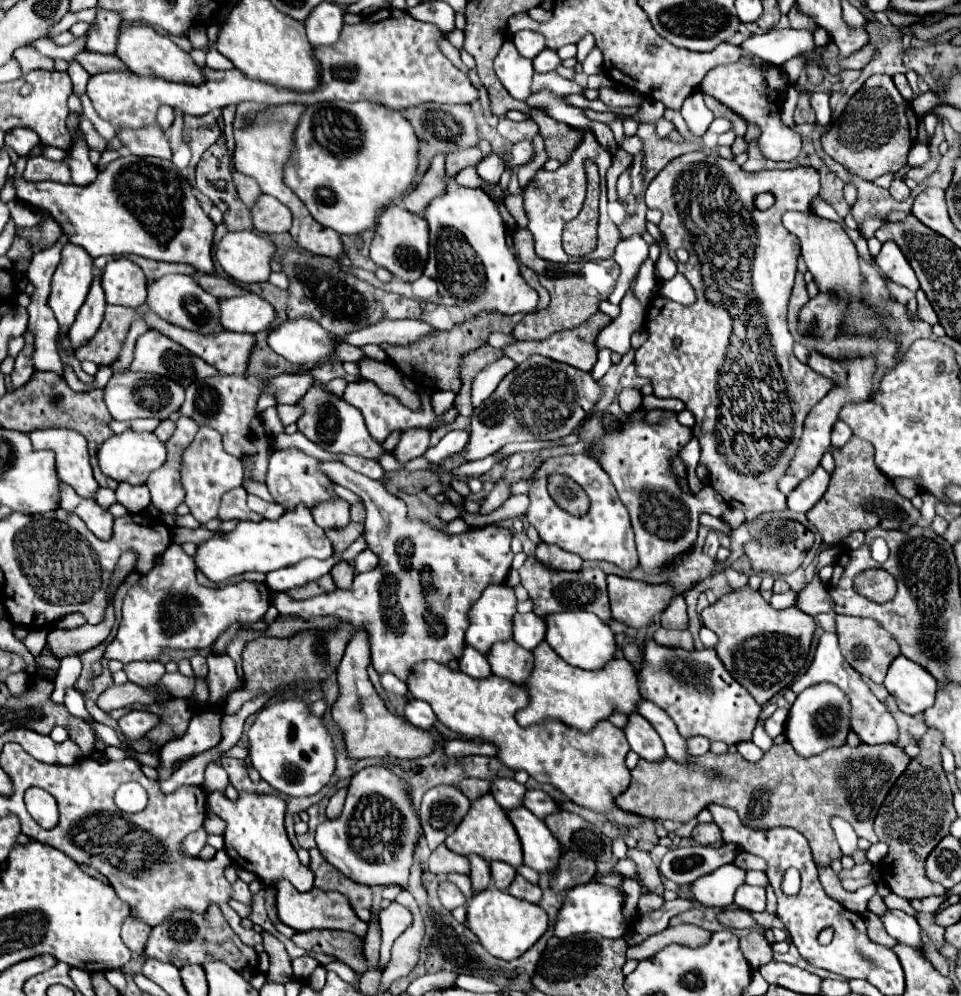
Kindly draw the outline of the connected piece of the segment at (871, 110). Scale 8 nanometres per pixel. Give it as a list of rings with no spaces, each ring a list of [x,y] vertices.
[[[873,75],[869,77],[863,87],[849,99],[845,111],[839,115],[837,121],[833,121],[829,125],[829,129],[821,135],[821,145],[823,145],[823,151],[835,159],[837,163],[841,163],[845,169],[849,169],[853,175],[861,177],[861,179],[875,179],[875,177],[881,177],[881,175],[887,175],[887,173],[895,173],[899,171],[901,167],[907,165],[907,153],[911,149],[911,145],[915,143],[915,135],[917,135],[917,127],[919,127],[919,119],[917,119],[917,113],[913,111],[911,103],[907,103],[893,79],[889,75]]]

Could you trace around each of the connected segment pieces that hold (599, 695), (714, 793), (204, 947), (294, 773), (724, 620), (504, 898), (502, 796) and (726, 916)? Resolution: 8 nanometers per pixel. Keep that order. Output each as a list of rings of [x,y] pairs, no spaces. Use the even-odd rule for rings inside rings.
[[[541,641],[533,649],[533,657],[535,665],[529,679],[525,681],[525,689],[529,693],[529,705],[517,711],[515,715],[517,723],[523,727],[541,723],[545,717],[553,717],[579,731],[591,731],[597,725],[597,721],[607,719],[615,709],[625,715],[633,713],[635,703],[641,699],[637,675],[631,663],[623,657],[611,659],[607,667],[585,671],[565,663],[545,641]]]
[[[791,743],[773,745],[761,761],[749,763],[739,753],[731,755],[713,755],[711,751],[701,757],[691,757],[691,763],[679,765],[671,757],[665,757],[659,763],[647,763],[645,759],[639,759],[637,767],[631,771],[631,785],[629,789],[615,797],[615,803],[621,809],[627,809],[631,813],[649,817],[649,819],[685,819],[687,807],[707,807],[711,803],[731,807],[739,813],[745,825],[751,825],[751,813],[753,813],[753,827],[755,829],[771,829],[771,827],[793,827],[801,835],[809,839],[813,859],[817,865],[829,865],[833,859],[839,859],[841,853],[837,849],[837,841],[833,835],[833,829],[829,825],[831,817],[843,817],[849,821],[859,837],[865,837],[869,843],[877,843],[877,835],[873,831],[875,815],[887,795],[887,791],[895,785],[897,777],[907,769],[911,757],[905,755],[905,751],[895,743],[881,743],[881,745],[857,745],[857,747],[839,747],[823,751],[815,757],[801,757],[795,753]],[[709,771],[715,771],[717,777],[709,777]]]
[[[209,905],[209,911],[203,915],[187,909],[179,909],[171,913],[171,919],[167,923],[161,923],[151,931],[151,937],[147,939],[145,957],[185,965],[185,963],[205,963],[205,961],[225,961],[235,971],[239,971],[245,979],[251,979],[251,975],[257,971],[257,951],[249,945],[245,945],[229,927],[219,907]]]
[[[299,695],[275,699],[263,707],[246,736],[249,739],[249,757],[253,767],[263,780],[281,794],[292,797],[315,795],[329,783],[335,771],[333,735],[327,729],[325,719],[313,715],[311,705]]]
[[[741,587],[723,595],[715,605],[703,609],[701,619],[703,625],[719,639],[715,651],[723,667],[727,667],[731,677],[739,681],[759,705],[789,687],[799,675],[799,669],[805,667],[815,631],[811,615],[805,615],[797,607],[777,611],[751,587]]]
[[[497,887],[475,893],[467,903],[467,927],[479,937],[479,943],[497,959],[517,959],[547,931],[547,913],[533,903],[517,899]]]
[[[495,779],[491,781],[491,795],[503,809],[513,809],[523,805],[525,785],[519,785],[513,779]]]
[[[727,909],[727,911],[723,911],[719,915],[719,921],[727,929],[753,929],[755,927],[755,921],[745,911],[731,911],[731,909]]]

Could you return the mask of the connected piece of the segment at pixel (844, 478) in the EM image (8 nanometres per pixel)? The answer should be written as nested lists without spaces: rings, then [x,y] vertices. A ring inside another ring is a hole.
[[[851,437],[843,447],[831,447],[835,459],[835,471],[829,483],[829,489],[819,499],[819,503],[807,511],[807,519],[819,529],[823,541],[837,545],[853,531],[865,531],[871,527],[883,529],[901,529],[911,527],[919,519],[919,511],[911,505],[909,499],[903,499],[891,479],[887,479],[875,465],[875,449],[871,443]]]

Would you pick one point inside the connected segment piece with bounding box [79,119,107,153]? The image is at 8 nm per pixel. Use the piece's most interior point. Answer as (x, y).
(94, 140)

